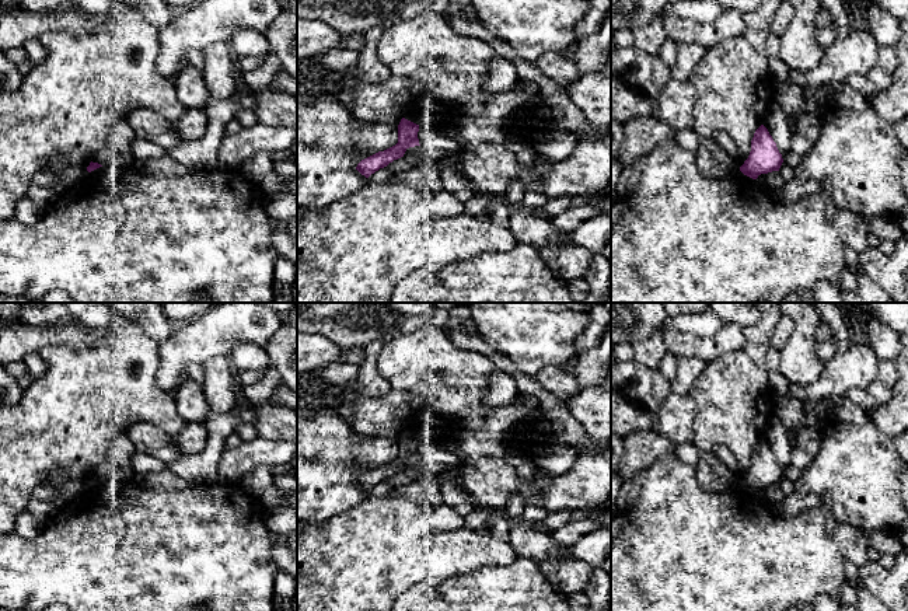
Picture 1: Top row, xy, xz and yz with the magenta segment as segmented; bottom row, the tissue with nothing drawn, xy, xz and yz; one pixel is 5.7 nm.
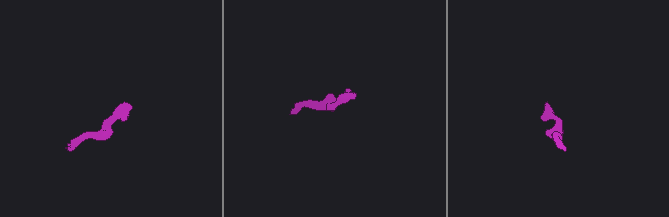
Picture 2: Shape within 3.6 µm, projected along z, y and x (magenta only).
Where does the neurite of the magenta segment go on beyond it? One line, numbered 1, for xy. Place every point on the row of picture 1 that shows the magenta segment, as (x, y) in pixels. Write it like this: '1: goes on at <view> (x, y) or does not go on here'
1: does not go on here

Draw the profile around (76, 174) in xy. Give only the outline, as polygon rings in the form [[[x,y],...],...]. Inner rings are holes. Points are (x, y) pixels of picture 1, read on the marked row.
[[[57,157],[50,163],[46,172],[55,174],[60,178],[63,189],[69,189],[81,182],[88,174],[87,168],[70,164],[66,158]]]

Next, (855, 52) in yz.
[[[869,28],[848,29],[824,49],[824,56],[816,67],[804,71],[790,70],[787,80],[802,87],[821,88],[844,83],[852,74],[866,76],[877,60],[879,46]]]

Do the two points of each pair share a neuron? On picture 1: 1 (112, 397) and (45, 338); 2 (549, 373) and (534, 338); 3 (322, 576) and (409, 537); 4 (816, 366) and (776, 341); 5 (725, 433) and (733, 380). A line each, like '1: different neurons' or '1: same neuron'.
1: different neurons
2: different neurons
3: same neuron
4: different neurons
5: same neuron

